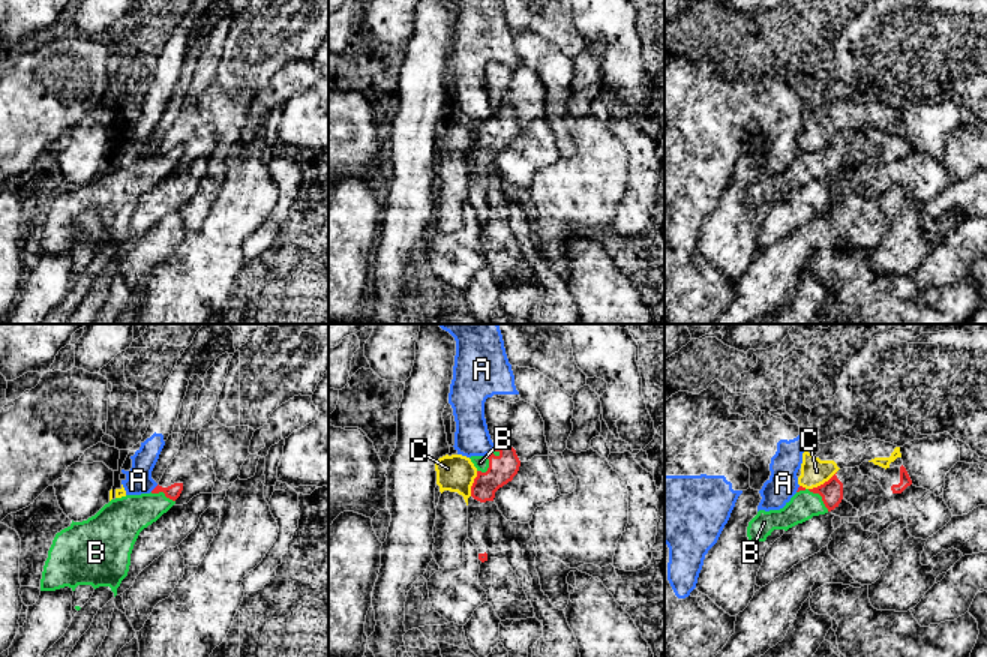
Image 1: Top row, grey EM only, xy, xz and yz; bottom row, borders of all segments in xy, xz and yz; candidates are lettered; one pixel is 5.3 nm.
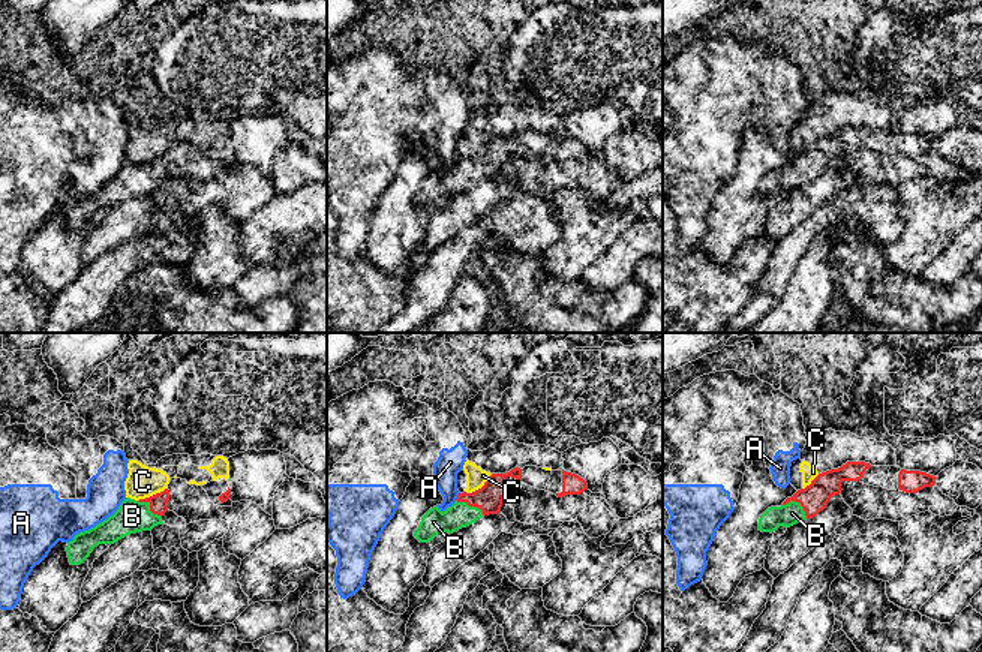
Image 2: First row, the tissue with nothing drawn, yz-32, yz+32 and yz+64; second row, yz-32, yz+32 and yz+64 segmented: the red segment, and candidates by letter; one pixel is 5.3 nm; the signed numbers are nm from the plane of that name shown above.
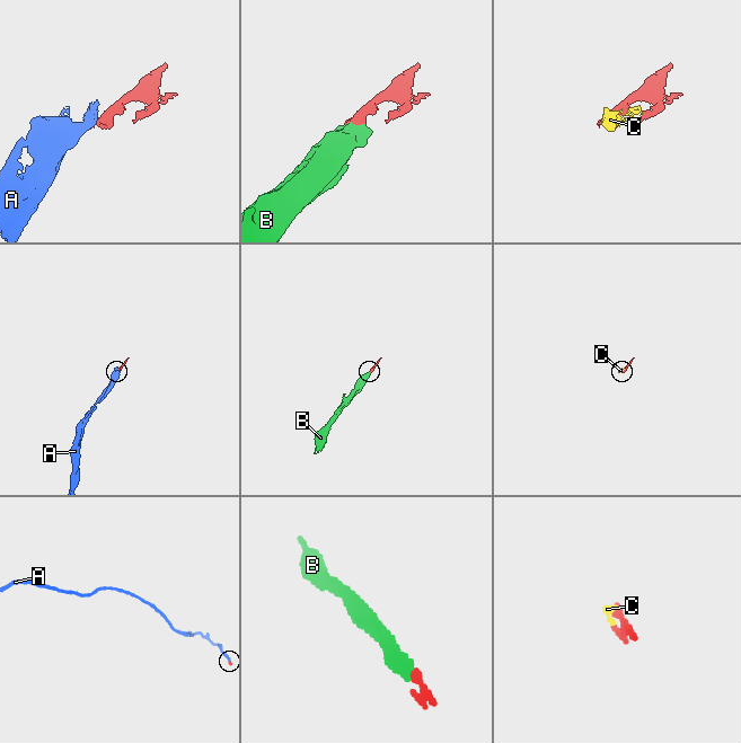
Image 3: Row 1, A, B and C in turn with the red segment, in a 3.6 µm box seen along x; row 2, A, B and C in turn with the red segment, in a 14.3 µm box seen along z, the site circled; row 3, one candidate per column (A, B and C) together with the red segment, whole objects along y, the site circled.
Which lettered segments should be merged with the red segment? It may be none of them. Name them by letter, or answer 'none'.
B

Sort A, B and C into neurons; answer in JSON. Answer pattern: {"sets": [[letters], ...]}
{"sets": [["A"], ["B"], ["C"]]}

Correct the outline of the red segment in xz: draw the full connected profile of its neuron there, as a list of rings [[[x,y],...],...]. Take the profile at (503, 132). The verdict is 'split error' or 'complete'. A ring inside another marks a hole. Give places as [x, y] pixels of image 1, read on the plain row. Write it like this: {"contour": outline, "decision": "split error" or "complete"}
{"contour": [[[508,108],[495,110],[490,118],[470,123],[477,132],[471,160],[480,166],[494,165],[495,156],[512,146],[520,130],[516,114]]], "decision": "split error"}

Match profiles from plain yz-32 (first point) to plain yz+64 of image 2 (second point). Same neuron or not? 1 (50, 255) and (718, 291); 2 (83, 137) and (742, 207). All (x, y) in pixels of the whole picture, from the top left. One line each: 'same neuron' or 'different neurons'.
1: different neurons
2: different neurons

